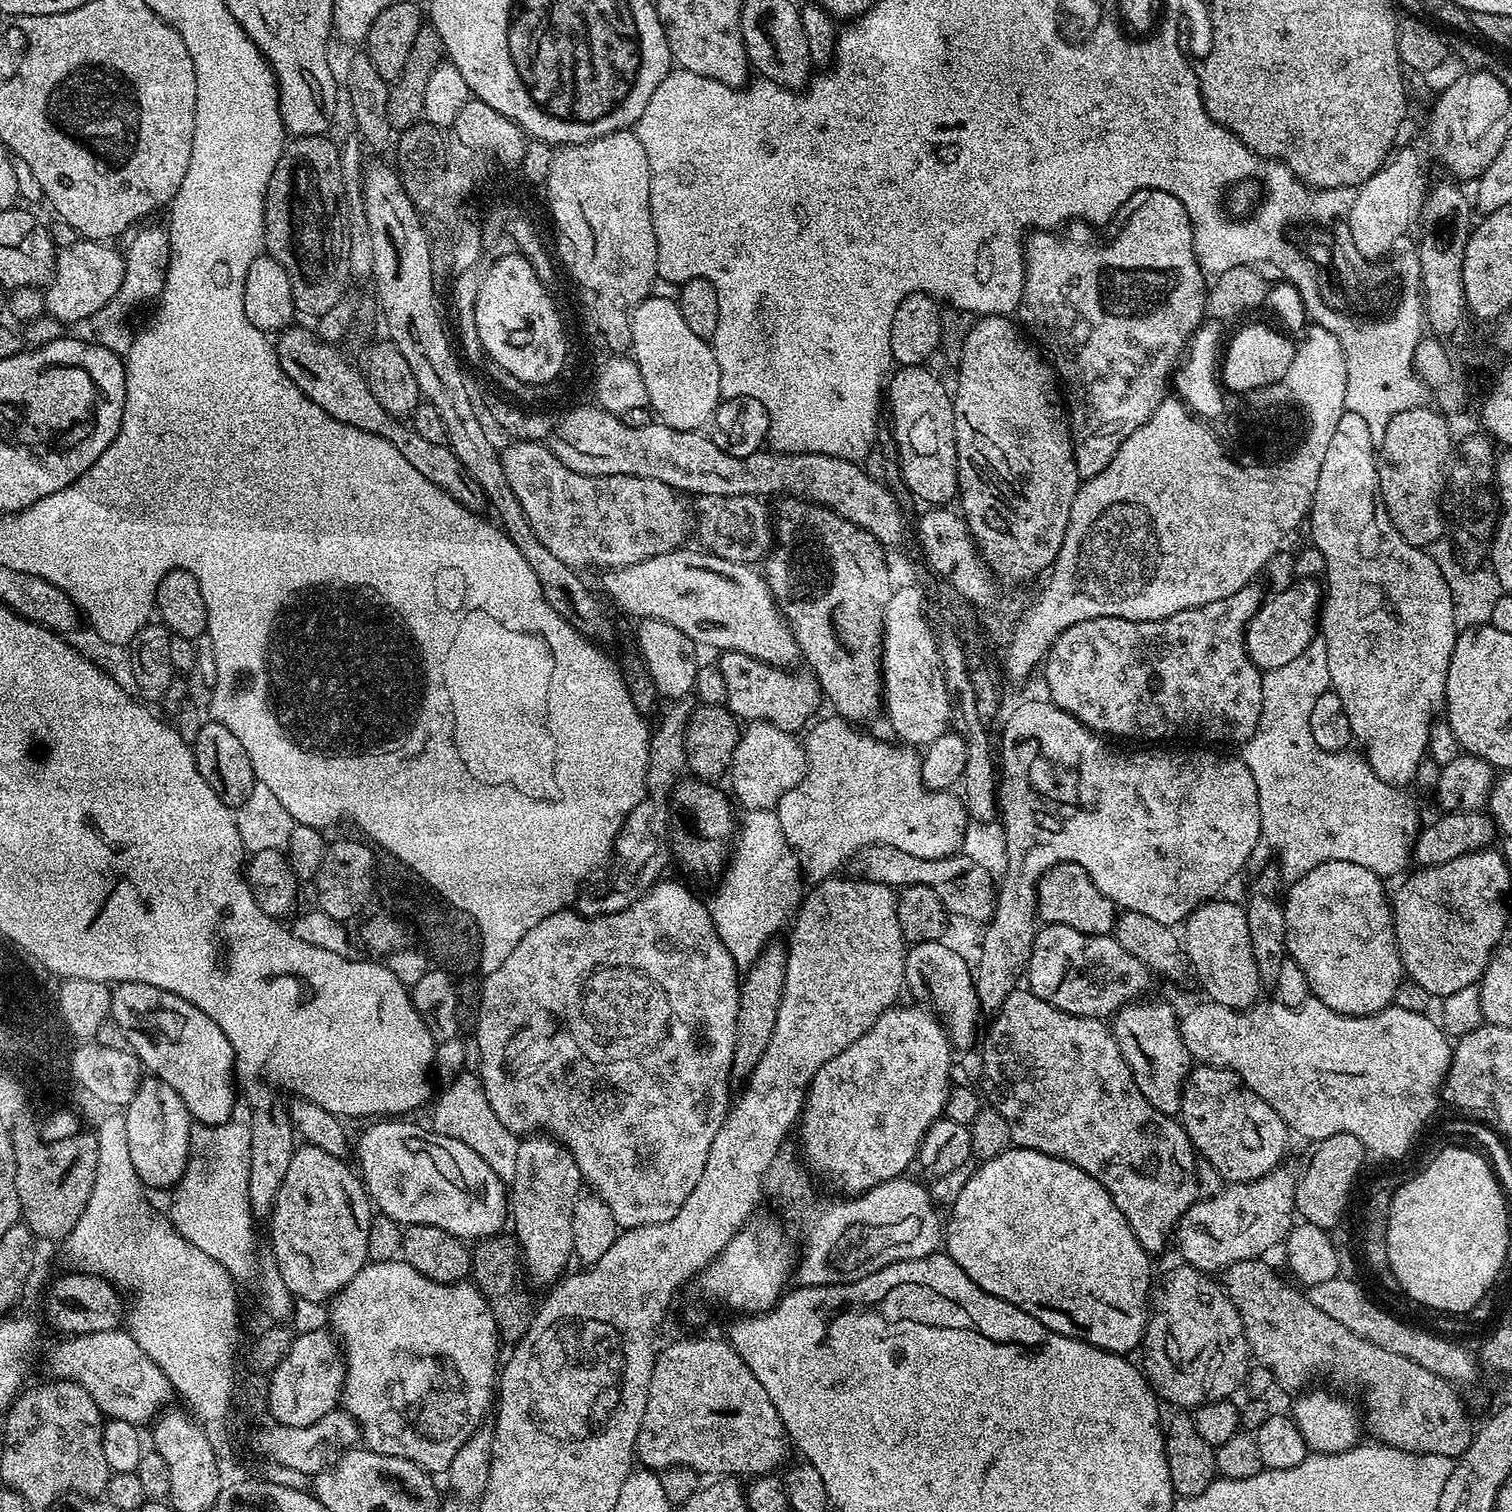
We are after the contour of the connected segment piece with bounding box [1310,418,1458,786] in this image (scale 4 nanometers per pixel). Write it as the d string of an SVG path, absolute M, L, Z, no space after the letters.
M1345 418L1340 421L1338 430L1326 450L1326 458L1322 461L1322 474L1318 474L1318 486L1314 490L1310 509L1310 524L1311 520L1312 540L1316 543L1321 558L1324 559L1324 572L1328 575L1326 599L1322 604L1322 639L1326 646L1326 658L1330 662L1331 687L1338 694L1338 698L1342 698L1344 713L1346 718L1350 718L1352 739L1357 745L1360 743L1361 749L1359 748L1359 751L1374 770L1374 774L1378 774L1378 778L1382 782L1393 786L1404 786L1407 780L1415 778L1420 763L1426 760L1428 736L1431 734L1433 725L1437 723L1438 717L1436 715L1439 712L1441 715L1442 705L1445 703L1444 695L1446 694L1448 667L1450 666L1450 658L1454 654L1458 635L1456 603L1452 600L1451 590L1448 589L1448 584L1440 573L1439 563L1436 560L1432 561L1425 549L1415 548L1406 543L1398 534L1398 530L1394 530L1394 526L1388 521L1388 516L1384 513L1380 502L1380 487L1376 474L1374 439L1370 434L1370 428L1366 426L1366 422L1355 418Z

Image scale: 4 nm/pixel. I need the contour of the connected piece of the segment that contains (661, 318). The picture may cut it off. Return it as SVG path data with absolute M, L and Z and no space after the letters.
M649 295L634 311L632 311L632 347L630 355L636 361L642 374L642 382L646 382L648 408L654 413L659 423L670 426L674 430L694 432L703 429L704 423L711 421L716 415L716 408L721 404L720 367L712 352L709 341L703 340L686 326L686 318L682 318L680 305L675 299L667 300L664 296Z

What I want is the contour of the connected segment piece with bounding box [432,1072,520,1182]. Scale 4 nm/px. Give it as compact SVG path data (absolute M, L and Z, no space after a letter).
M463 1072L456 1076L453 1081L447 1083L447 1088L440 1096L432 1116L433 1133L446 1140L459 1140L466 1146L470 1146L472 1150L498 1176L505 1182L510 1182L515 1173L515 1167L518 1164L518 1144L519 1137L512 1132L508 1127L503 1126L499 1121L498 1116L494 1114L493 1108L489 1104L489 1100L485 1096L484 1088L481 1086L479 1077L470 1072Z

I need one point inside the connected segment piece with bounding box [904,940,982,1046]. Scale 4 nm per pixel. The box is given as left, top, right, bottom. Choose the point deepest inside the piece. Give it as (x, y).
(932, 971)

